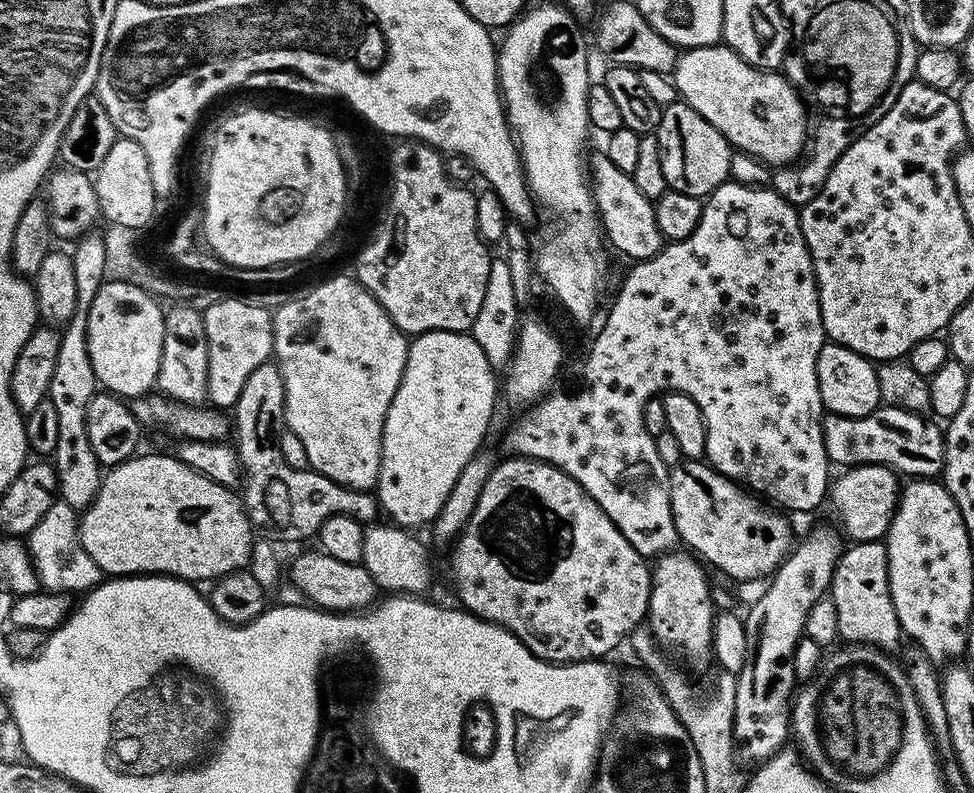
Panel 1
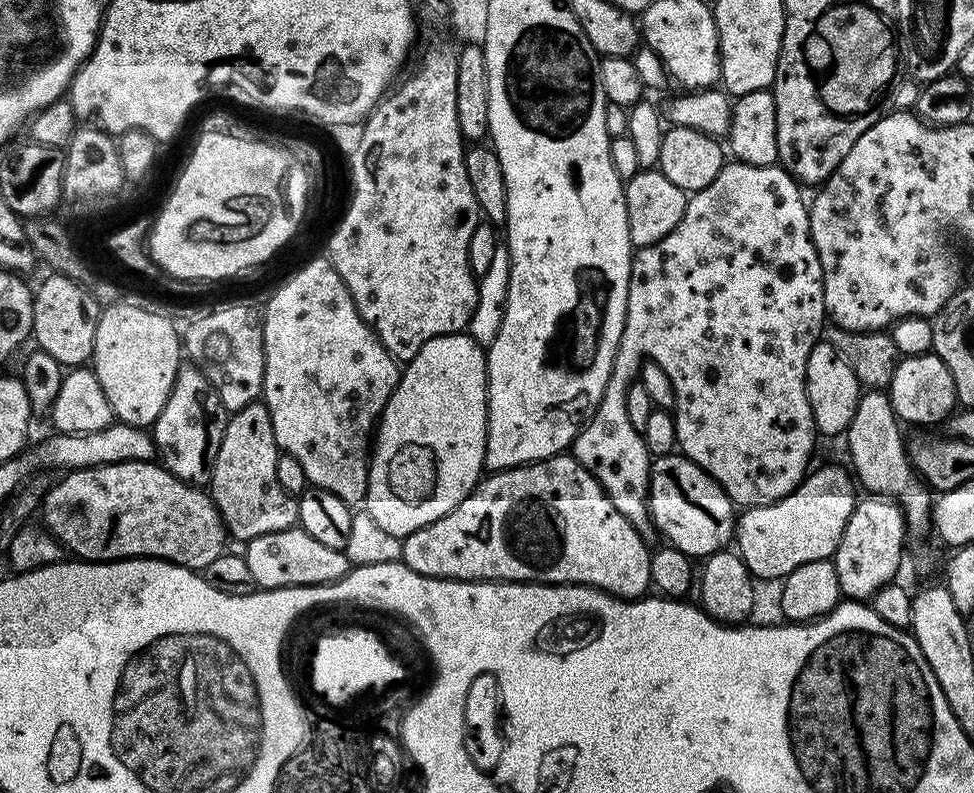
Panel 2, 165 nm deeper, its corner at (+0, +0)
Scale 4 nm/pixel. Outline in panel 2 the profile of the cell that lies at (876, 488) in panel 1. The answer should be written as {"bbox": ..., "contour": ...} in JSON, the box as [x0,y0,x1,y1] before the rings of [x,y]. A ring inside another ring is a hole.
{"bbox":[734,464,858,582],"contour":[[[828,464],[825,468],[813,467],[790,494],[772,504],[745,507],[739,513],[734,544],[757,581],[780,582],[803,563],[832,560],[835,557],[858,499],[853,477],[845,468],[839,468],[836,464]]]}

